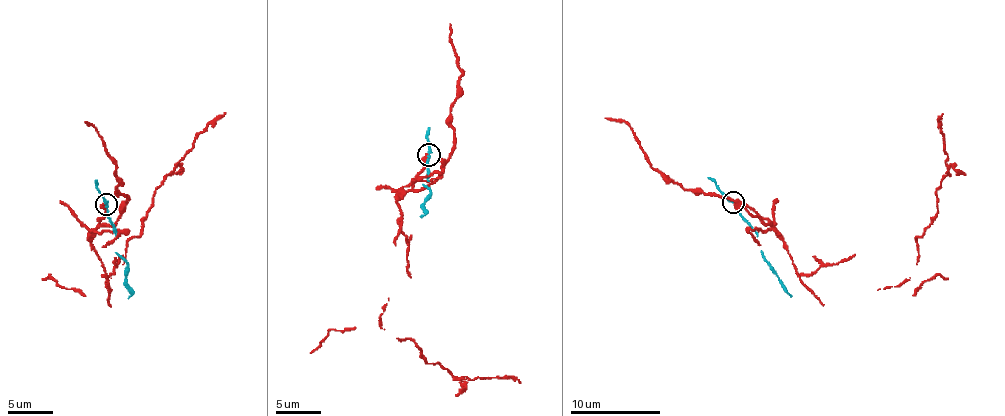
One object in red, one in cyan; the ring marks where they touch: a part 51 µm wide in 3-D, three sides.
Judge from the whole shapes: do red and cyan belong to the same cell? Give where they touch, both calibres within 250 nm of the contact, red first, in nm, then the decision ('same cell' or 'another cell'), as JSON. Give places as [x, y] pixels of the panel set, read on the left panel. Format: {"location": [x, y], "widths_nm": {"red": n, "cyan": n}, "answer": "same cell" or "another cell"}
{"location": [106, 204], "widths_nm": {"red": 220, "cyan": 180}, "answer": "another cell"}

